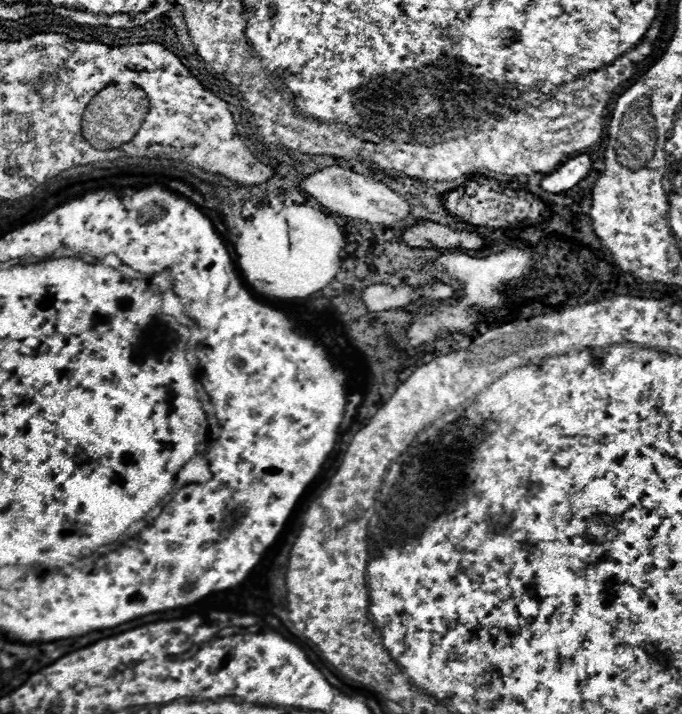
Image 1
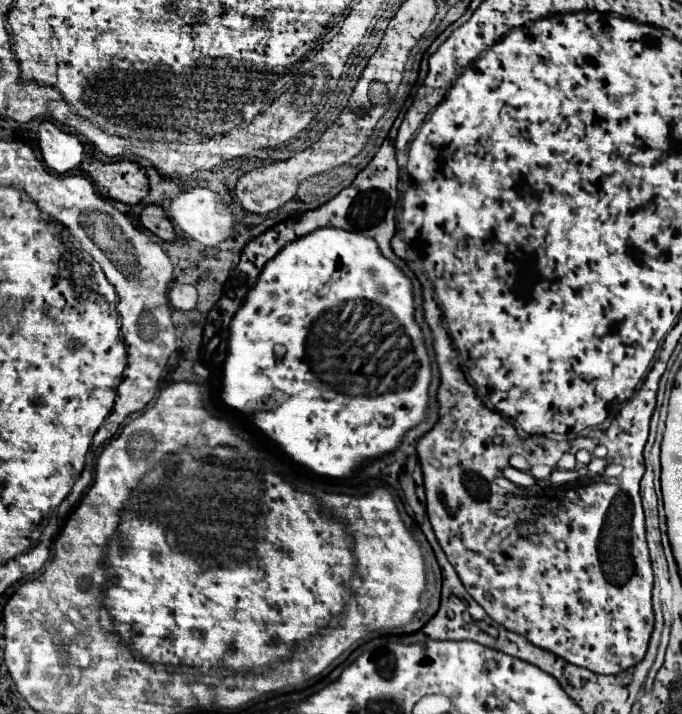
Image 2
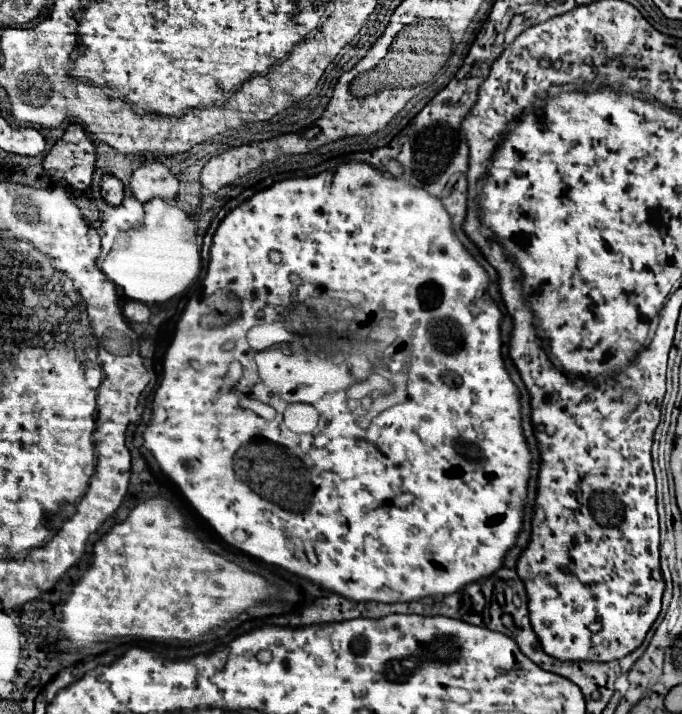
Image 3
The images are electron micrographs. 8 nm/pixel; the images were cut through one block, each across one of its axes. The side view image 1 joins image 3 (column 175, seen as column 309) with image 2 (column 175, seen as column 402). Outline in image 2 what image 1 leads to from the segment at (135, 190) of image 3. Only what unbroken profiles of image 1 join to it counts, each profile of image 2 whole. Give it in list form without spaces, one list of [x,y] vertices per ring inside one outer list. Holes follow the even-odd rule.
[[[194,188],[190,192],[180,194],[178,198],[172,200],[168,216],[186,232],[190,238],[202,242],[204,246],[218,246],[220,242],[228,240],[234,228],[234,216],[228,204],[222,202],[222,196],[208,190],[208,188]]]

